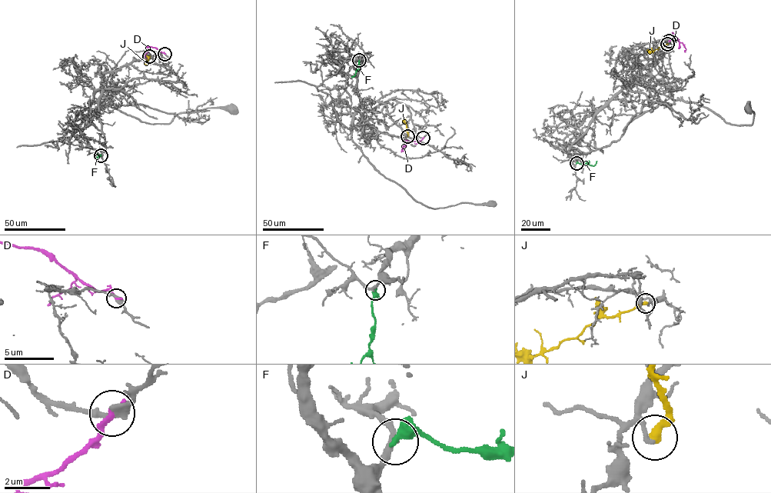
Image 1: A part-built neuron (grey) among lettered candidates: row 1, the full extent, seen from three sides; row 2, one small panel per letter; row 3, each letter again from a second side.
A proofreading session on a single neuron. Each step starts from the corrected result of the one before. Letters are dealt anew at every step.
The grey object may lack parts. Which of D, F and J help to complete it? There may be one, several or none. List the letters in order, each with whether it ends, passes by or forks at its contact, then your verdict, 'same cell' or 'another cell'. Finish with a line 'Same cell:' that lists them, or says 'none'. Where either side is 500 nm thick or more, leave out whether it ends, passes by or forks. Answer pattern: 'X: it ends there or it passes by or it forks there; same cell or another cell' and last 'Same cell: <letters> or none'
D: it ends there; another cell
F: it ends there; another cell
J: it ends there; another cell
Same cell: none

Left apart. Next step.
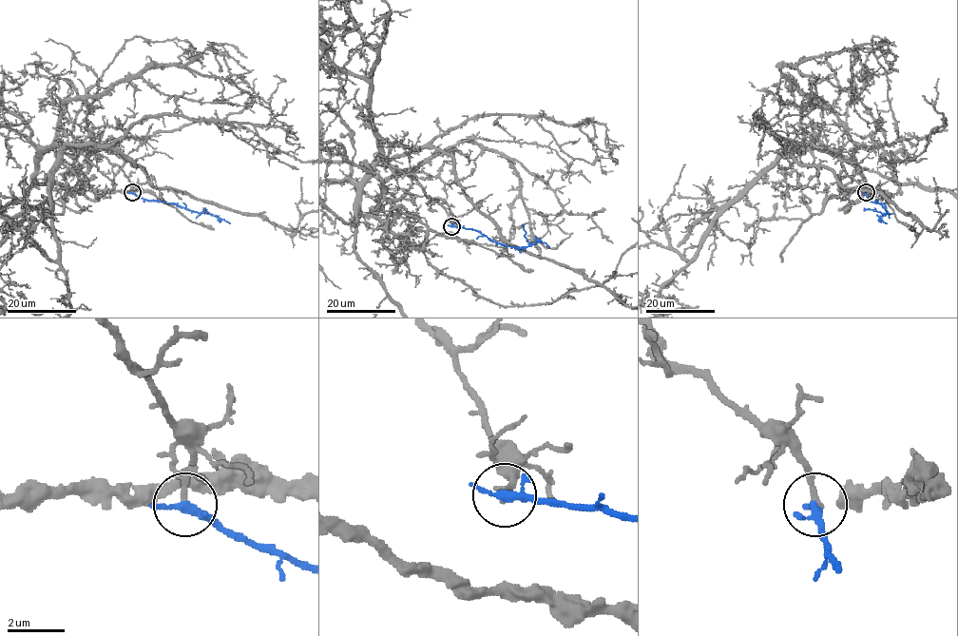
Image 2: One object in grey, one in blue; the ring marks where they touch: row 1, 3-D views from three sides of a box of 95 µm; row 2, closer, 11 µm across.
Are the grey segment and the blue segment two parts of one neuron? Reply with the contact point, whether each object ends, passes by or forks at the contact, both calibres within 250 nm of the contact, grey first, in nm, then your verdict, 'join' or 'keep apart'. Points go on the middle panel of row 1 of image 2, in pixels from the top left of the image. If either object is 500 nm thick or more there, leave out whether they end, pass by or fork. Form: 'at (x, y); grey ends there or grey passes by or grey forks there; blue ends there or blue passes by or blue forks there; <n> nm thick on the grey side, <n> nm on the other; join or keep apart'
at (451, 226); grey ends there; blue passes by; 240 nm thick on the grey side, 240 nm on the other; join

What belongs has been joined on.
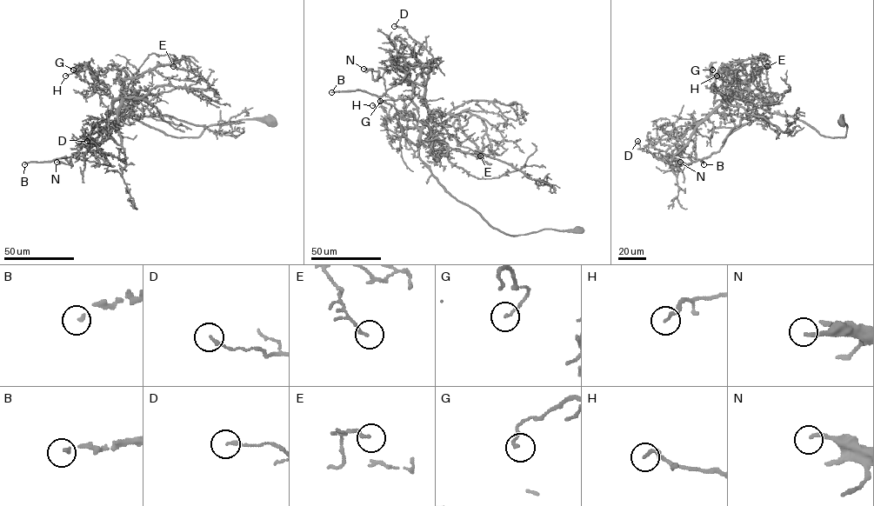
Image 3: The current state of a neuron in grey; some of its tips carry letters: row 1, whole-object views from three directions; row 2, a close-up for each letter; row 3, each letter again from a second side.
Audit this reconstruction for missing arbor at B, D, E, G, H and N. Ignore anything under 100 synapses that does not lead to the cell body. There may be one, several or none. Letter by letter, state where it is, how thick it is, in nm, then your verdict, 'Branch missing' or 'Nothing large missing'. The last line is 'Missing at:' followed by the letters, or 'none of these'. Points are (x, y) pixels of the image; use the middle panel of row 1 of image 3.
B: Place: (331, 92). Thickness 150 nm. Branch missing
D: Place: (394, 26). Thickness 140 nm. Nothing large missing
E: Place: (480, 156). Thickness 150 nm. Nothing large missing
G: Place: (380, 101). Thickness 120 nm. Nothing large missing
H: Place: (372, 105). Thickness 150 nm. Nothing large missing
N: Place: (363, 69). Thickness 200 nm. Nothing large missing
Missing at: B

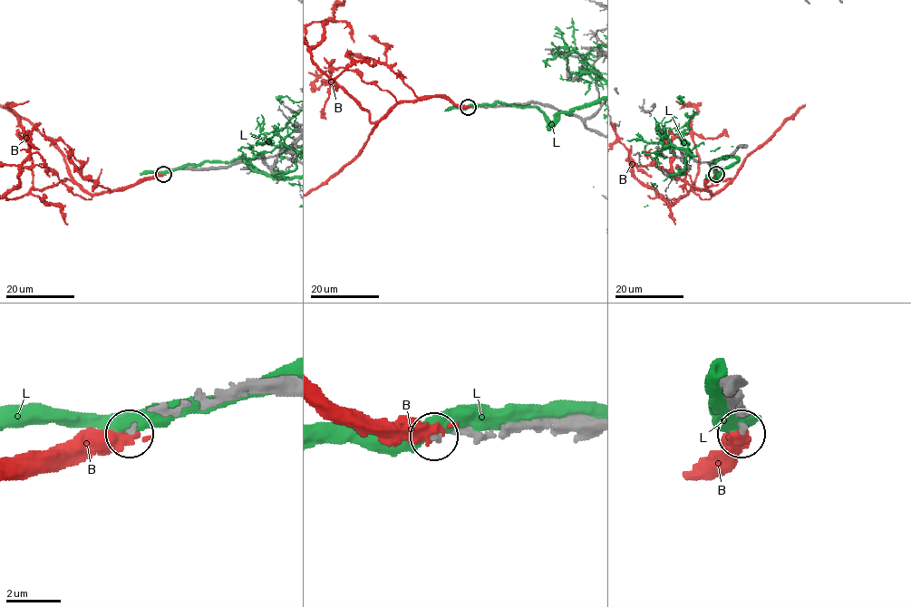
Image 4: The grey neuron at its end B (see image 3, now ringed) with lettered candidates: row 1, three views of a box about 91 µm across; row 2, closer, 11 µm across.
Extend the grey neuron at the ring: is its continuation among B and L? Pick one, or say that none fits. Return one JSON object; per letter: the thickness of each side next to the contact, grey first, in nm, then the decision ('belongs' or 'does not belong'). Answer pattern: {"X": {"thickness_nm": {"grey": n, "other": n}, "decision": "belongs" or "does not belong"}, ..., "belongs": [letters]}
{"B": {"thickness_nm": {"grey": 150, "other": 550}, "decision": "belongs"}, "L": {"thickness_nm": {"grey": 160, "other": 550}, "decision": "does not belong"}, "belongs": ["B"]}

